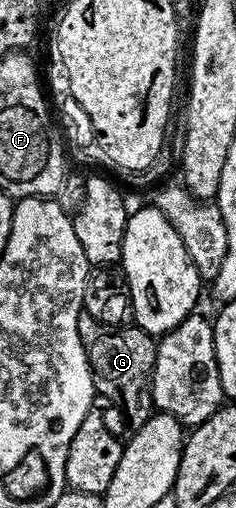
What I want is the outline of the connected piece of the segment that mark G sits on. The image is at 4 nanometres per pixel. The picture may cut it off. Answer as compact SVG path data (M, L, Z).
M83 311L77 322L77 334L81 338L81 346L85 350L85 358L91 367L91 377L95 383L96 393L103 396L111 404L116 404L123 411L125 419L131 423L132 429L145 426L145 422L153 415L153 405L151 402L151 375L155 365L156 337L151 336L144 328L138 326L116 326L113 324L102 324L97 322L87 312Z

